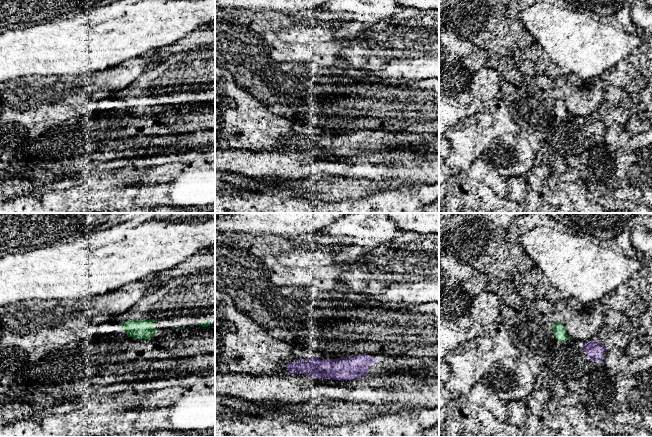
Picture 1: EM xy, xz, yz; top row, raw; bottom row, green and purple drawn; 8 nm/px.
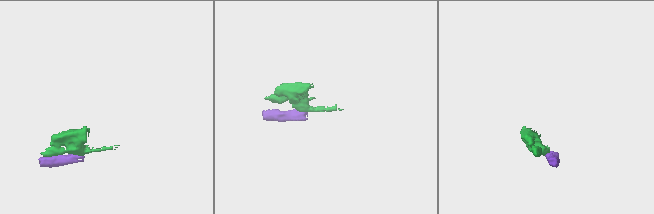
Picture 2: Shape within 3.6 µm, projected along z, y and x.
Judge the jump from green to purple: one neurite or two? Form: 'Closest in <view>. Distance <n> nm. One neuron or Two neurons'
Closest in yz. Distance 120 nm. Two neurons

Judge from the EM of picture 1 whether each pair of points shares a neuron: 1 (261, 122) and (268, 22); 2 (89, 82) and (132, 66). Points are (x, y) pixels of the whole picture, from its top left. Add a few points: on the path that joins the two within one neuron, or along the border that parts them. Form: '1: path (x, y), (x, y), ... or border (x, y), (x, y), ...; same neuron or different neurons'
1: border (246, 22), (252, 20), (257, 33), (273, 34); different neurons
2: path (100, 82), (108, 82), (121, 76); same neuron

